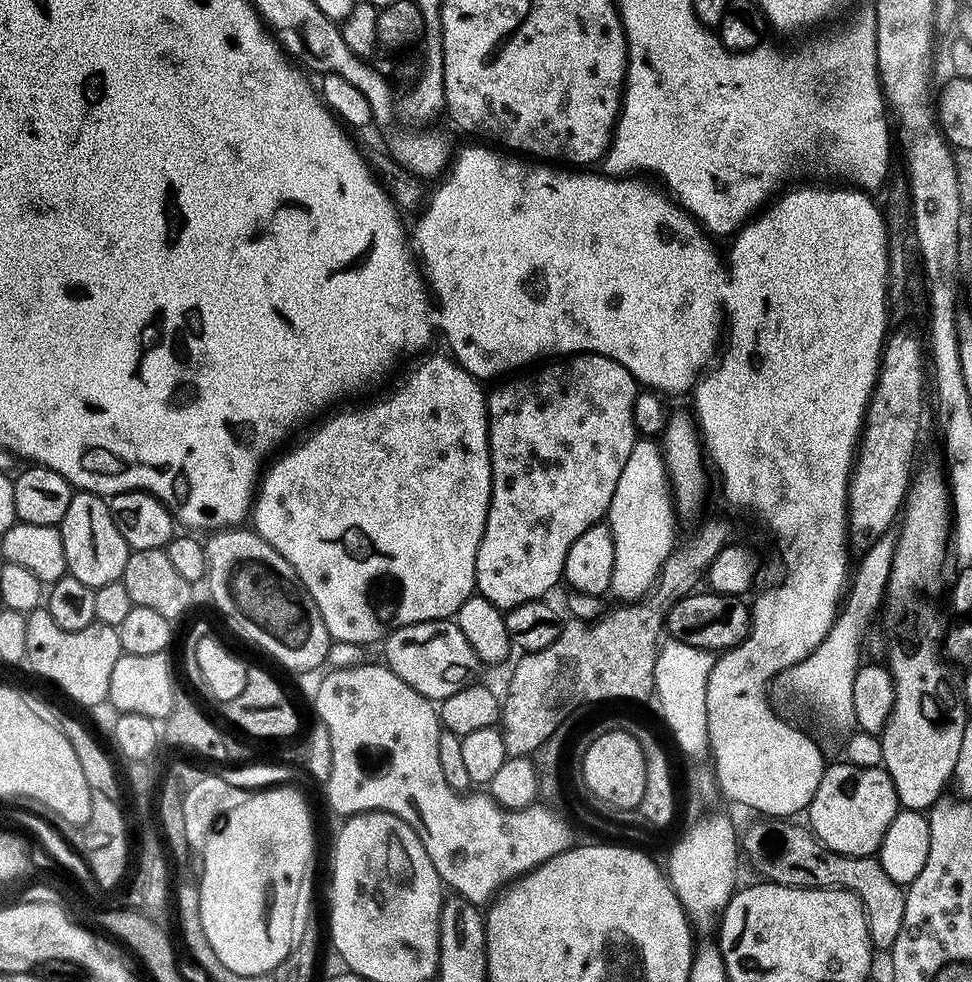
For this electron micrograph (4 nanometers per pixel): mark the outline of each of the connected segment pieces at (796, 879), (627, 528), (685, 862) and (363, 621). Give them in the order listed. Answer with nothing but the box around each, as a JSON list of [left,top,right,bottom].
[[742,818,906,950],[606,439,678,602],[666,816,738,936],[250,355,492,646]]

